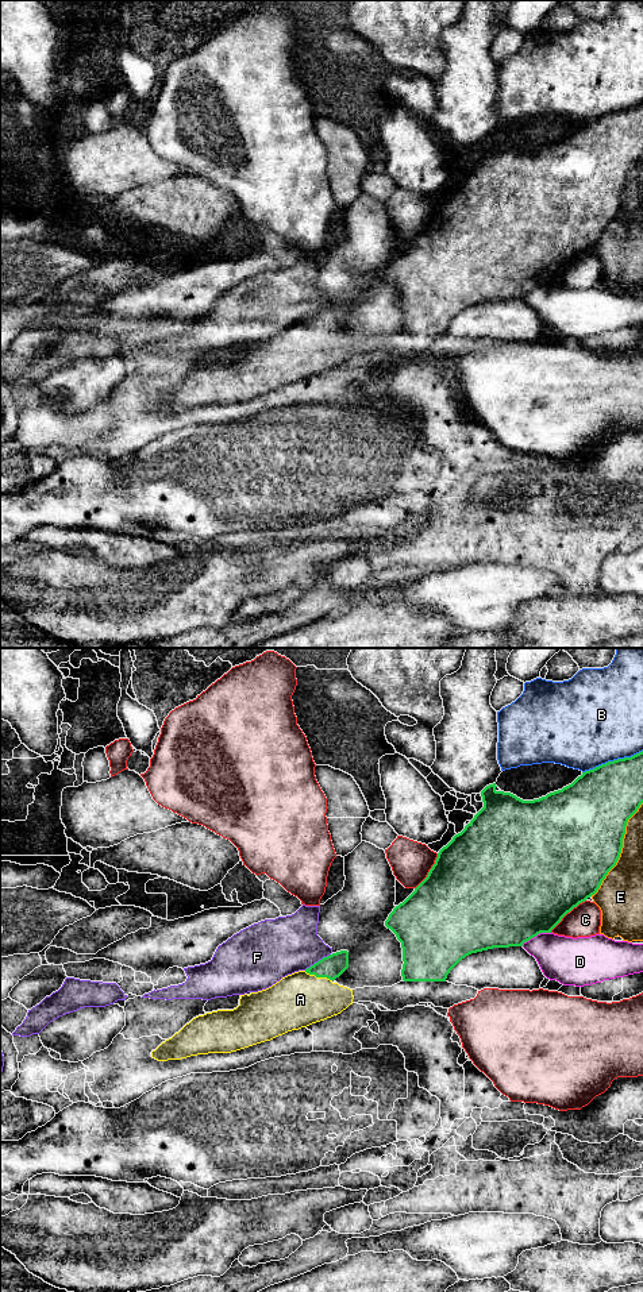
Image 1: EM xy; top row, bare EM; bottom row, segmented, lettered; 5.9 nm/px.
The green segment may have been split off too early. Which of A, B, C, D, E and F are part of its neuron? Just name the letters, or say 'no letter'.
A

